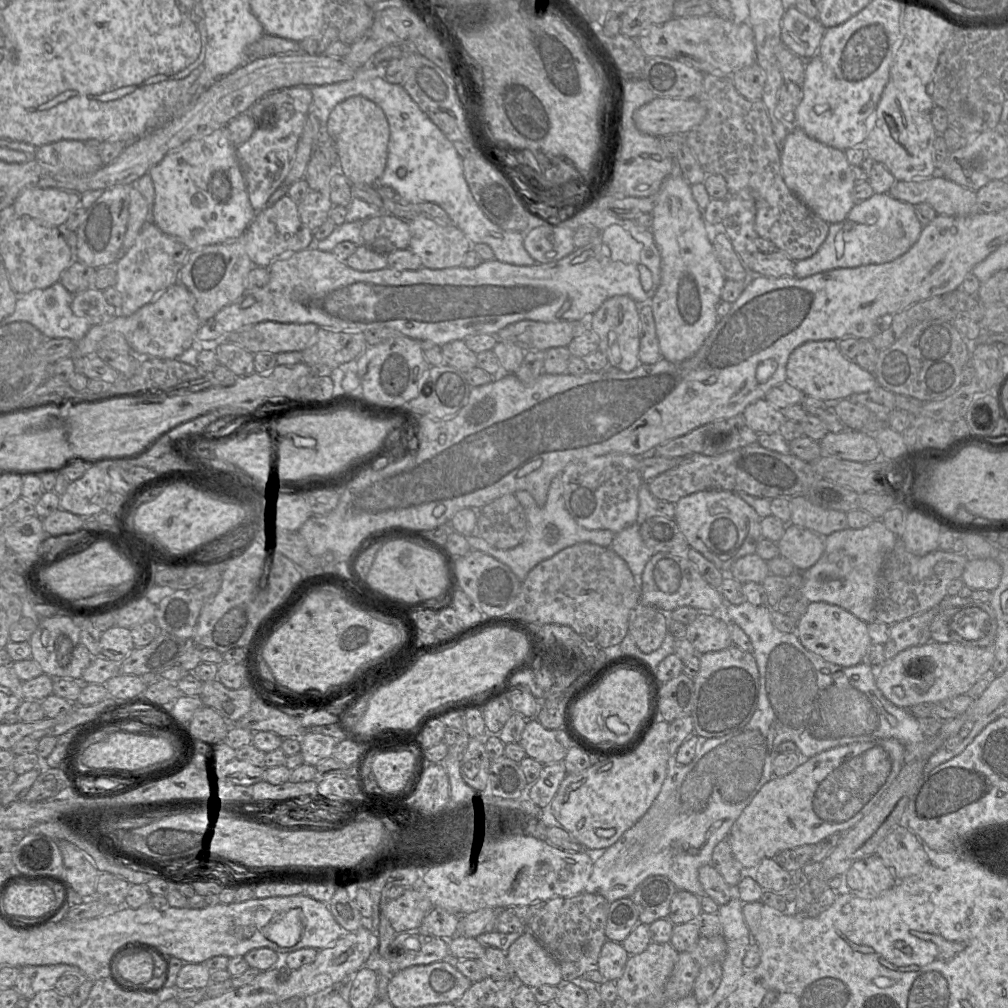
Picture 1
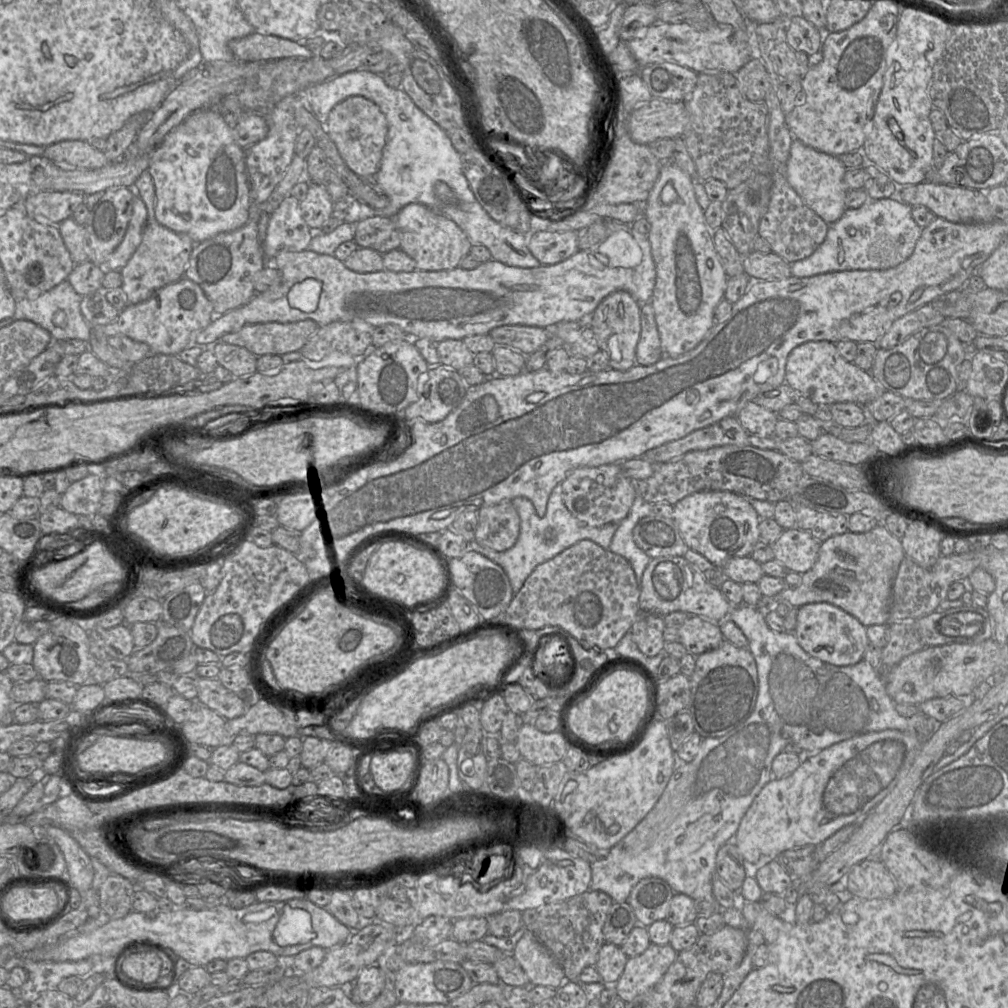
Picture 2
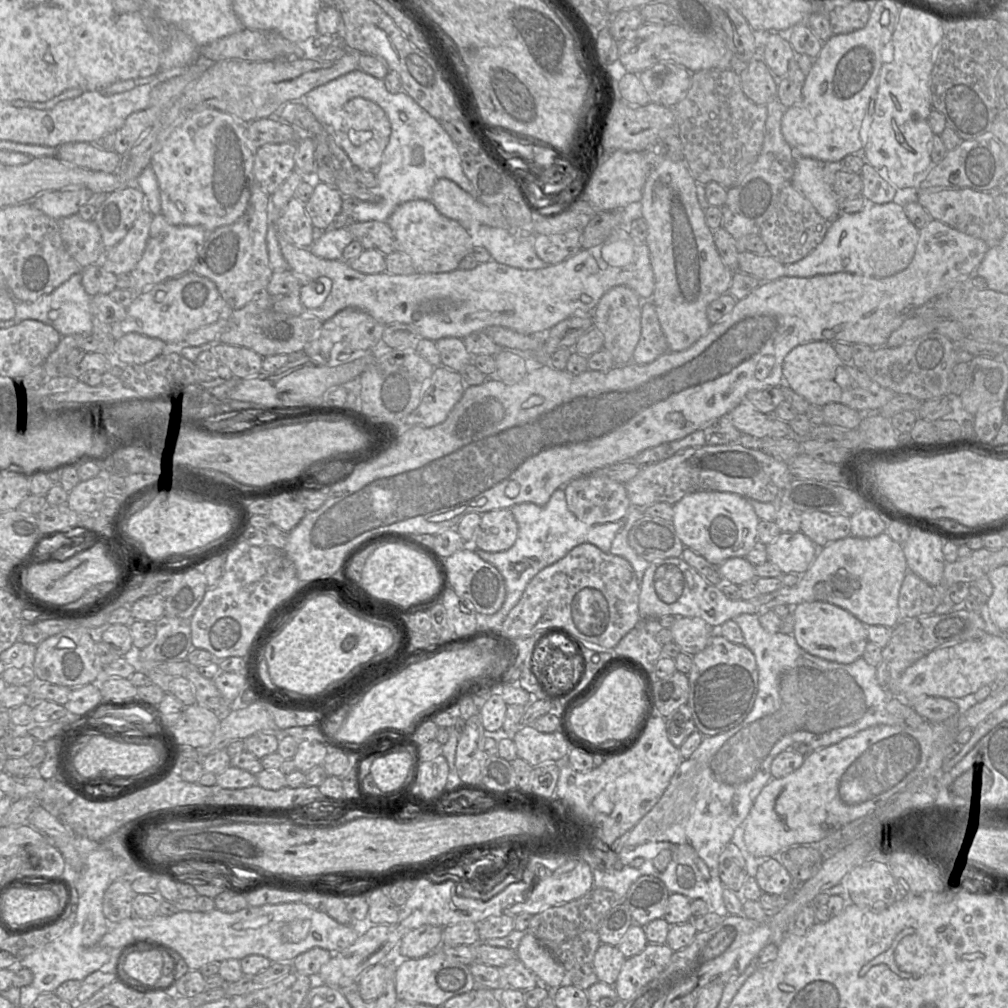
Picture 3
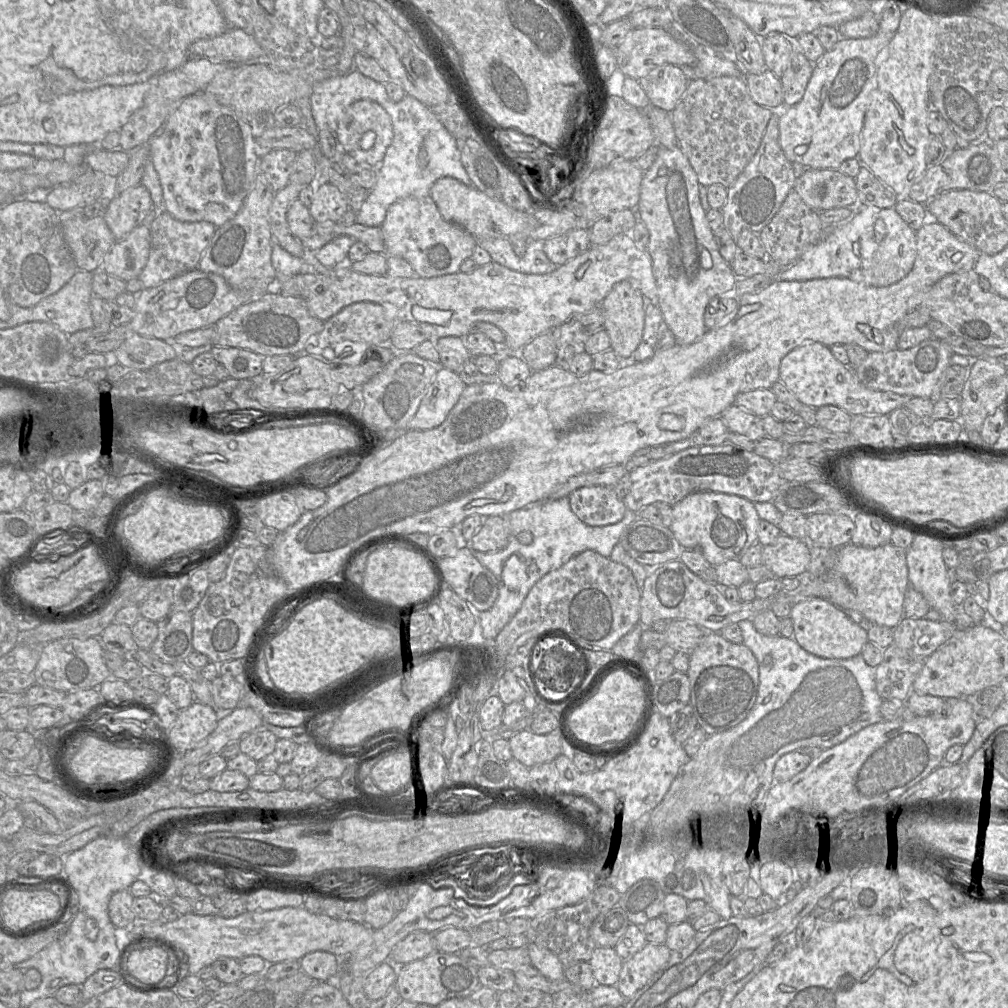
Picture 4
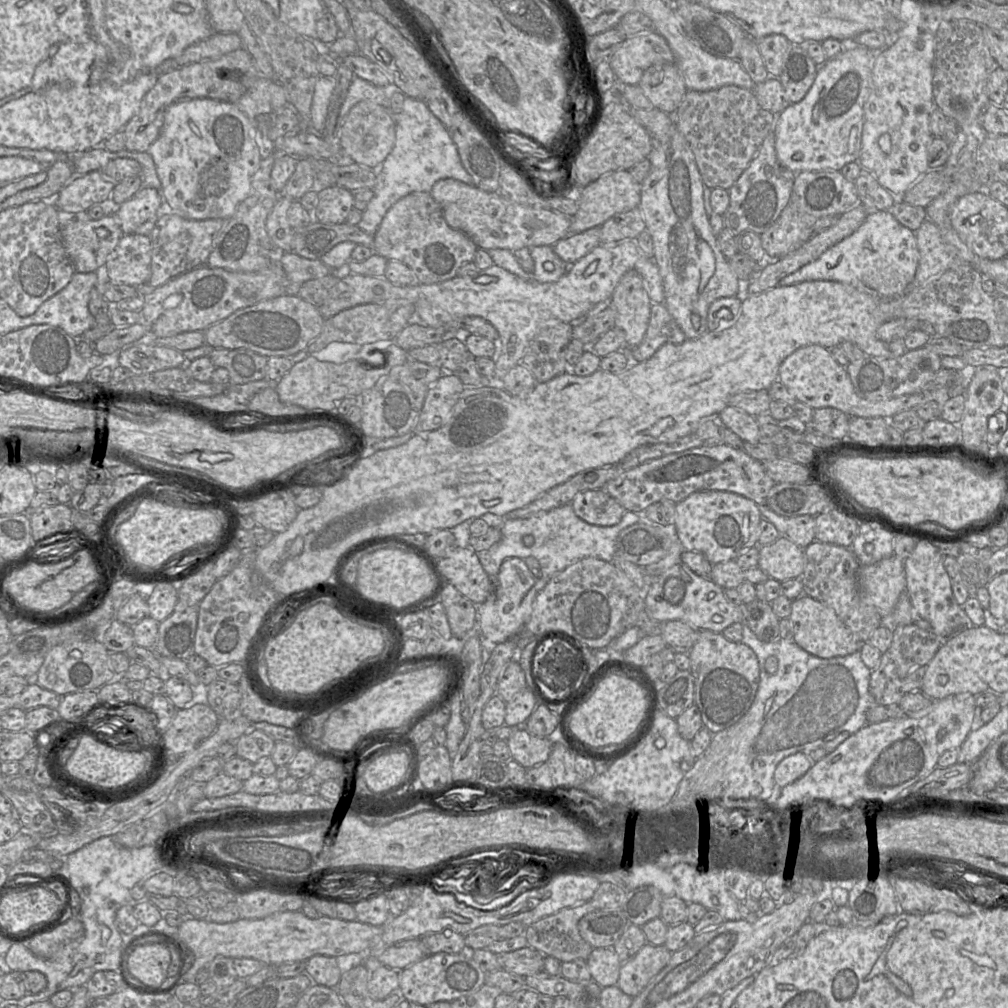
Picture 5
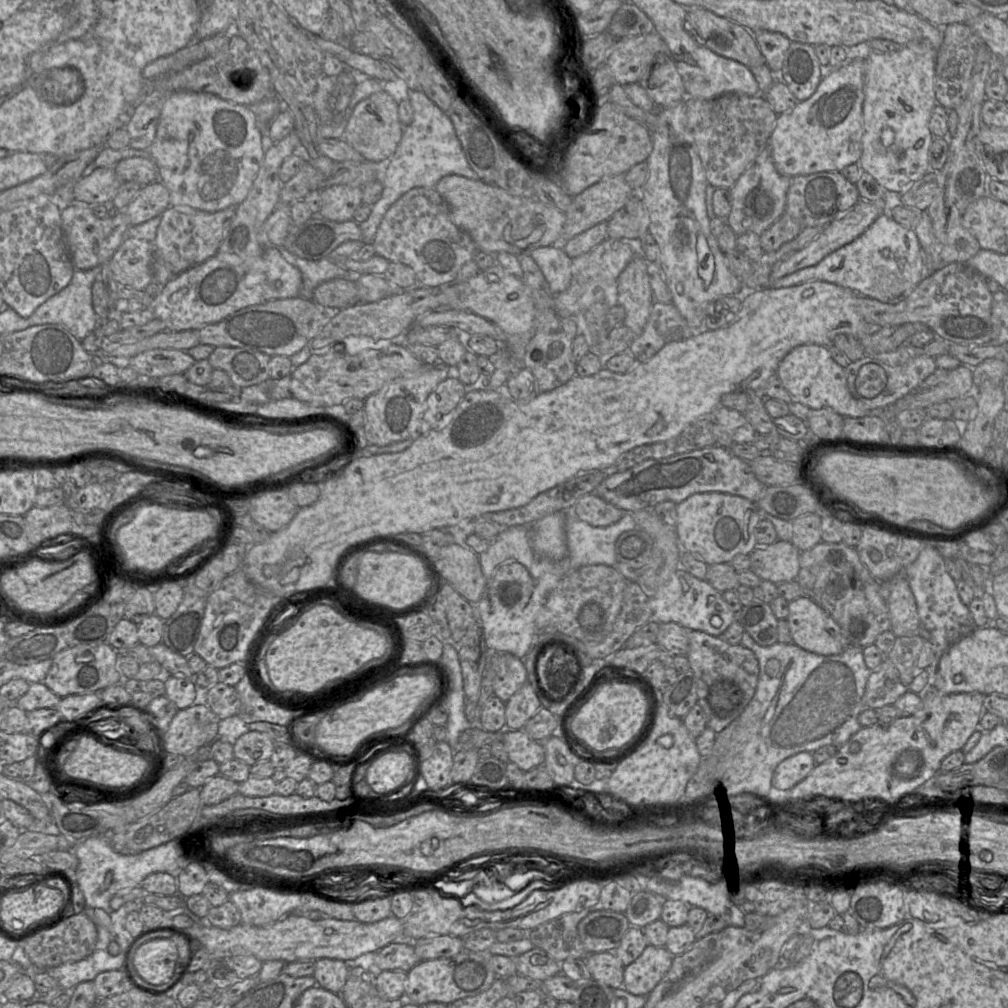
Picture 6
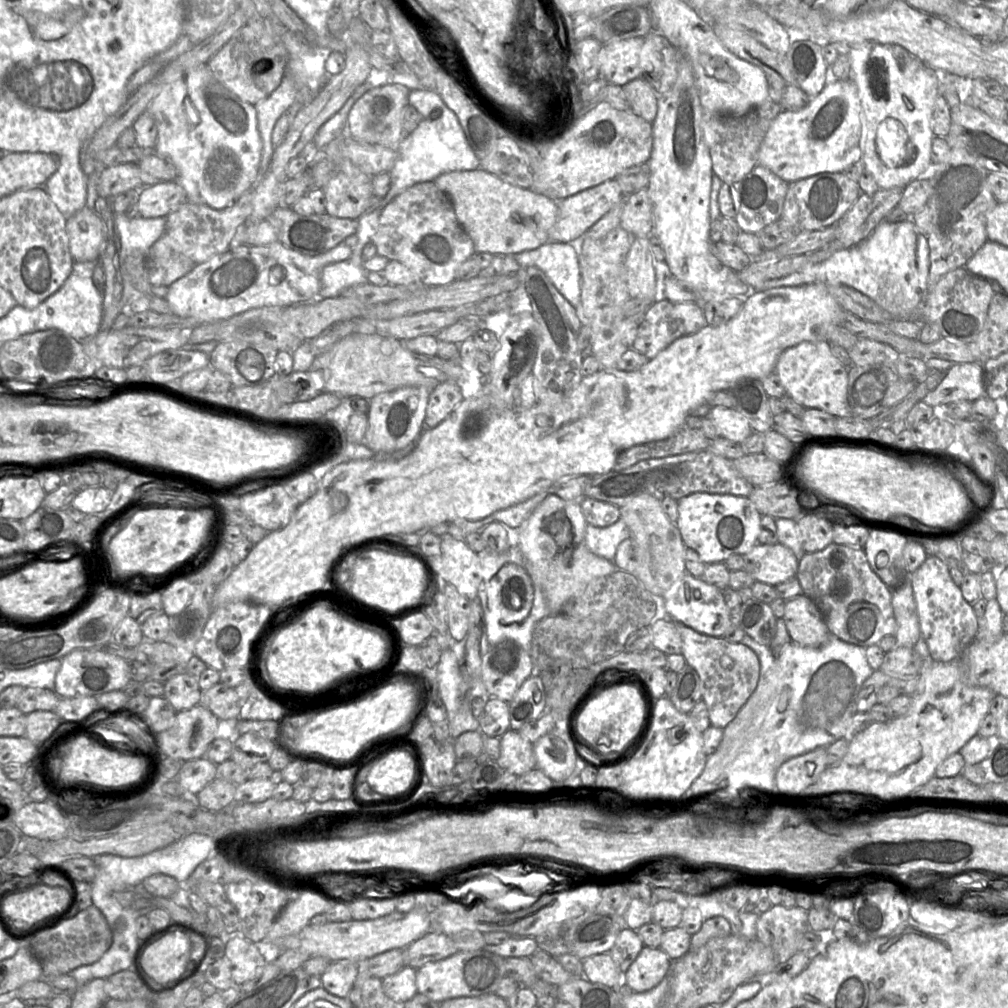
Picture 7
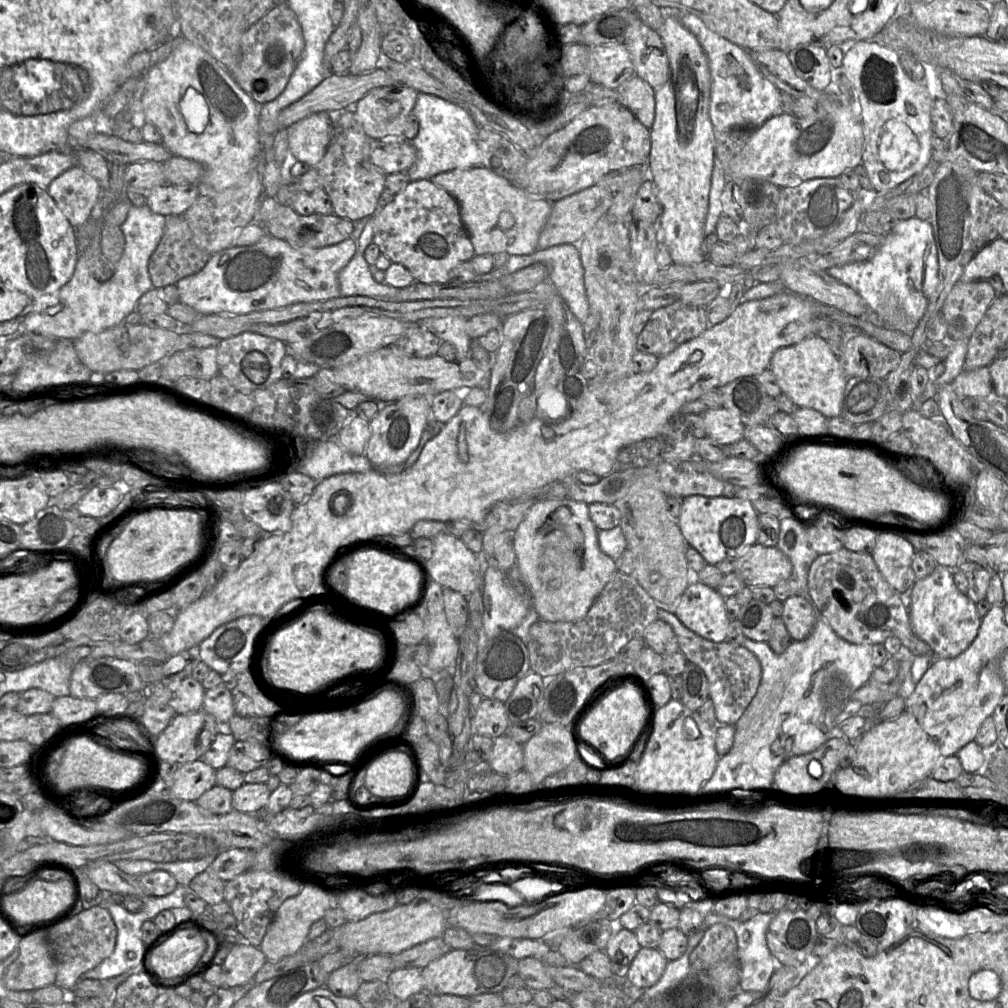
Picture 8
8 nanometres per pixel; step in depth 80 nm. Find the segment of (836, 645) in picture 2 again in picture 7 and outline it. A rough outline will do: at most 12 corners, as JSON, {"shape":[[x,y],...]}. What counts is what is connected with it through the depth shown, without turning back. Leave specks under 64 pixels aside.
{"shape":[[804,594],[786,600],[792,643],[821,647],[831,637],[822,613]]}

